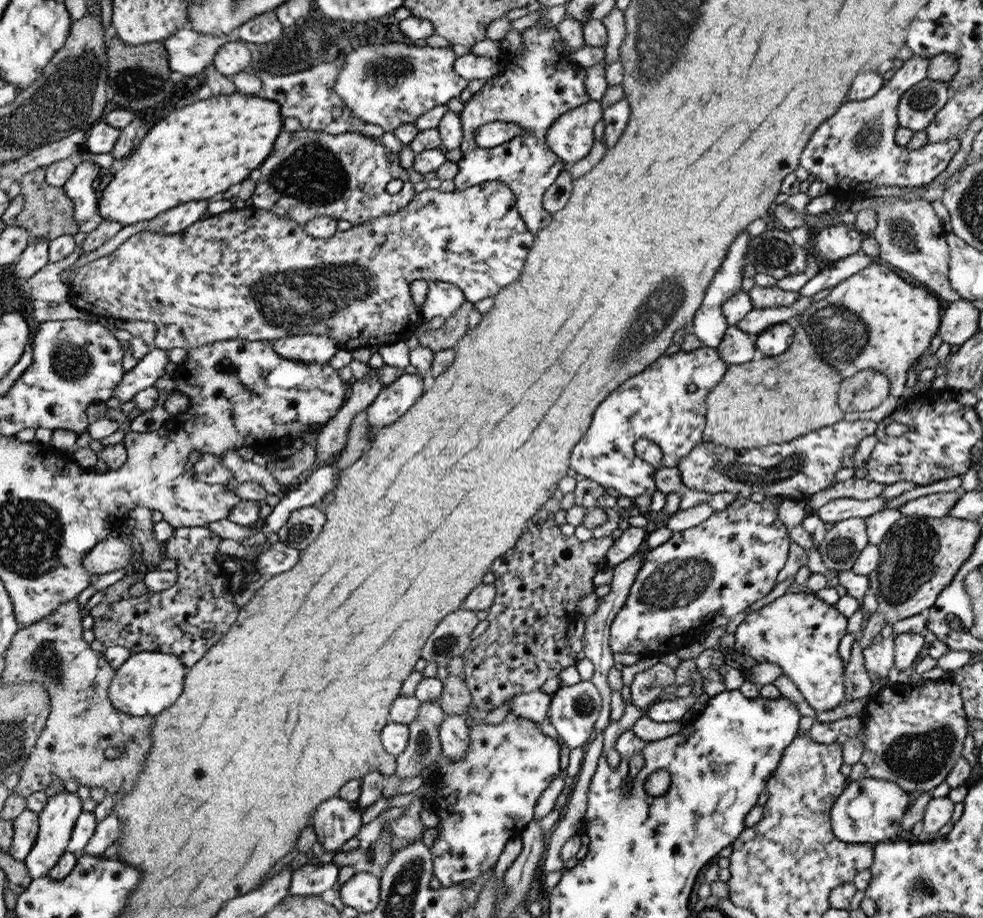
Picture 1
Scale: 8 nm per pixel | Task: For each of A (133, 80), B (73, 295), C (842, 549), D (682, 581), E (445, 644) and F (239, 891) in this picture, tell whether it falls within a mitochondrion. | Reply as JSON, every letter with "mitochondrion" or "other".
{"A":"mitochondrion","B":"other","C":"mitochondrion","D":"mitochondrion","E":"mitochondrion","F":"other"}

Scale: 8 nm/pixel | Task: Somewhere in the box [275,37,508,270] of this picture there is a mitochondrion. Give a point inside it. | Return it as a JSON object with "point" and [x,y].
{"point":[390,70]}

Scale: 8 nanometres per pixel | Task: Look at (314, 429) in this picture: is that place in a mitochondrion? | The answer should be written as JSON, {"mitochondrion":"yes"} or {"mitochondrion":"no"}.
{"mitochondrion":"no"}

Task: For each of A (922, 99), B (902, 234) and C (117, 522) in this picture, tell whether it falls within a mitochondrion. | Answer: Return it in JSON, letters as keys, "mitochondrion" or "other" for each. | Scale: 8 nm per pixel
{"A":"mitochondrion","B":"mitochondrion","C":"other"}

